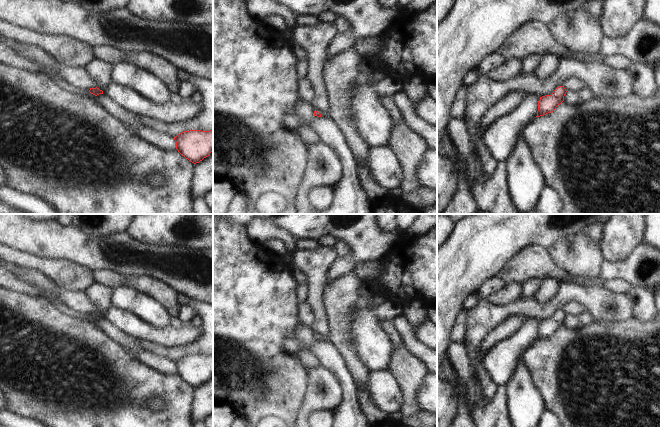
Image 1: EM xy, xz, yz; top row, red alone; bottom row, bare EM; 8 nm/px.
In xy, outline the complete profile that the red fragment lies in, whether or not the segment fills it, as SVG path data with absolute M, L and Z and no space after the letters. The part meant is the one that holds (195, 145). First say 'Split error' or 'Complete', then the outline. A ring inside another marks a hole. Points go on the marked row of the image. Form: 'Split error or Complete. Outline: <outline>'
Complete. Outline: M213 129L209 131L184 131L174 137L178 152L196 164L213 151Z

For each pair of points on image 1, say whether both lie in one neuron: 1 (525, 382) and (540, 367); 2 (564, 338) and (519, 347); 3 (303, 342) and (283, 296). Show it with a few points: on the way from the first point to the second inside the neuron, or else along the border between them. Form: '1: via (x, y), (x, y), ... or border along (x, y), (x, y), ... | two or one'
1: border along (522, 357), (535, 386), (543, 396) | two
2: border along (535, 340), (521, 357) | two
3: border along (300, 323), (289, 338) | two

